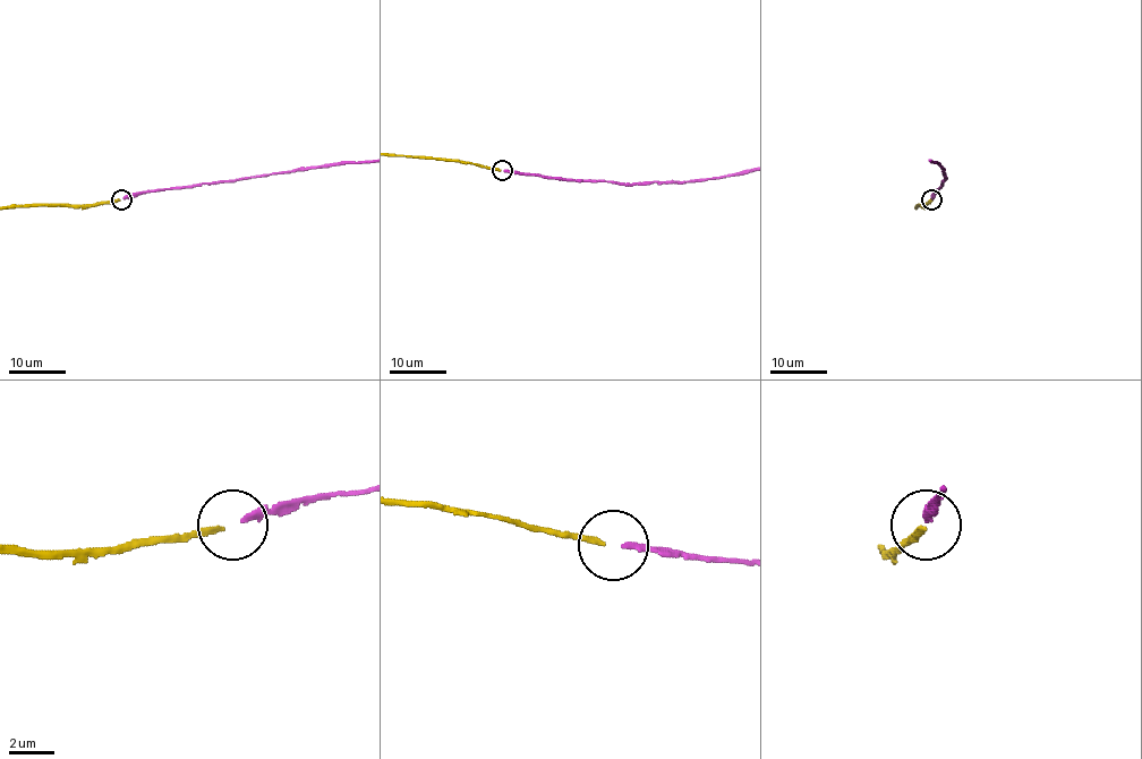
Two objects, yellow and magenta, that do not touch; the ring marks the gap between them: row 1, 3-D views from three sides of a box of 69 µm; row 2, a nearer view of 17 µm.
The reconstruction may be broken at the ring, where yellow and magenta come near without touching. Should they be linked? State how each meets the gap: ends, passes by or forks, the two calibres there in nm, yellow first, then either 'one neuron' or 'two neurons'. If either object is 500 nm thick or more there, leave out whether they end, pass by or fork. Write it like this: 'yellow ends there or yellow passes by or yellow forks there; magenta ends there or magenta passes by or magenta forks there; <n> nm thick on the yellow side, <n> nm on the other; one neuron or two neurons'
yellow ends there; magenta ends there; 200 nm thick on the yellow side, 260 nm on the other; one neuron

